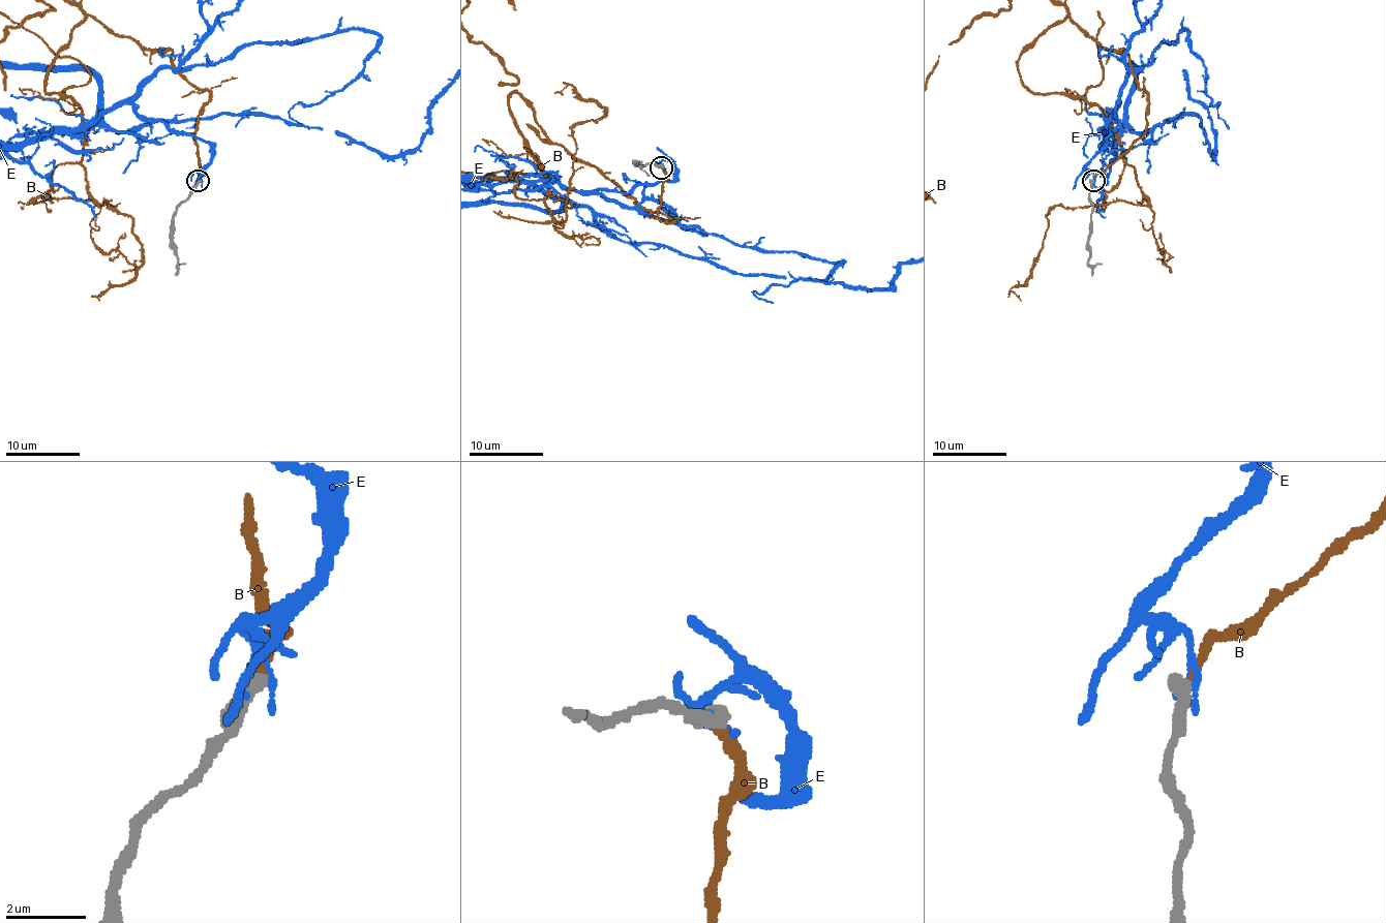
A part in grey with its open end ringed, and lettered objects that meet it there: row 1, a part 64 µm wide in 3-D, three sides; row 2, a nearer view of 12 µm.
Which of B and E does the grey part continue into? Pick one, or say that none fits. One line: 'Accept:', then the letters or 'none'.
Accept: B

